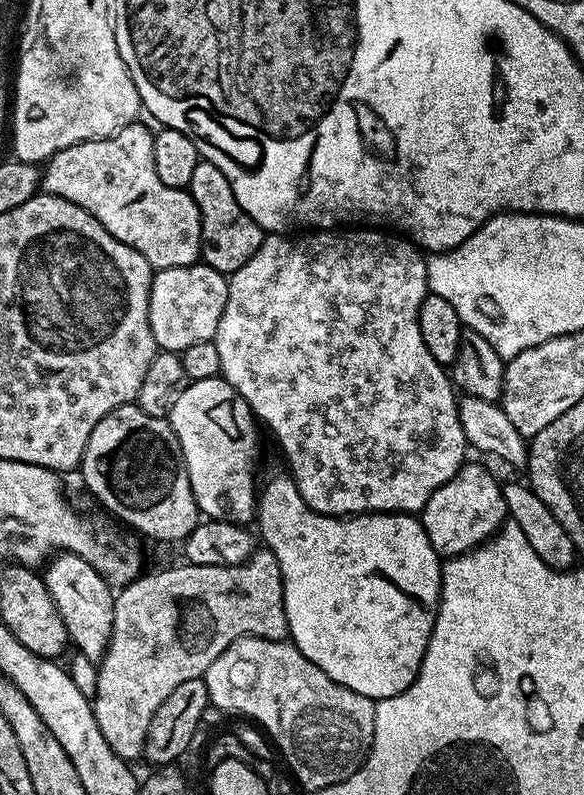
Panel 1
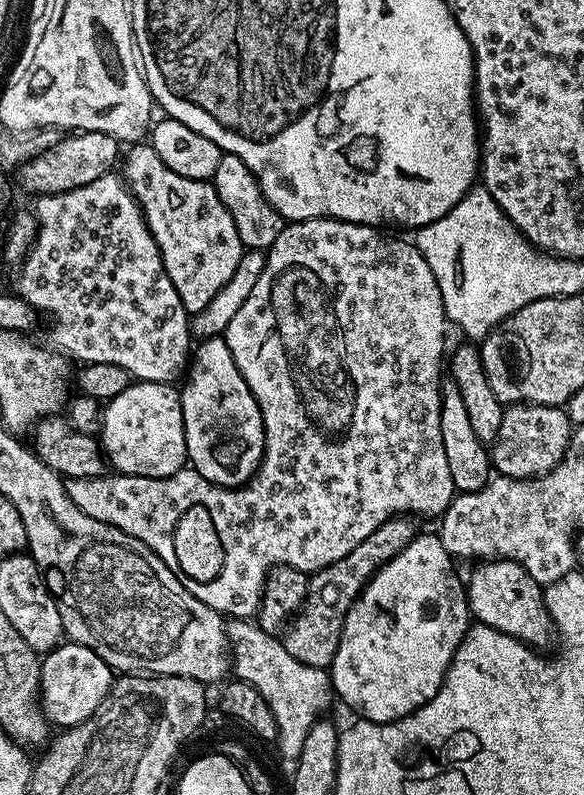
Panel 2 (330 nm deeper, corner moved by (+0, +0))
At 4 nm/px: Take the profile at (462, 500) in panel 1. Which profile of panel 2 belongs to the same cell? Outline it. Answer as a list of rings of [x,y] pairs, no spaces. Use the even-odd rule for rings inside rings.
[[[490,560],[473,568],[472,577],[466,580],[469,613],[479,623],[502,630],[502,634],[510,634],[533,649],[548,650],[544,648],[551,646],[558,633],[544,605],[544,588],[537,580],[530,578],[517,560]]]

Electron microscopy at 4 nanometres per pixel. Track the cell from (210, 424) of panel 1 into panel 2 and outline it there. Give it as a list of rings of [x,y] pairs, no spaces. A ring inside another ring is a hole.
[[[129,383],[122,394],[107,401],[102,408],[102,419],[98,439],[107,463],[112,464],[122,476],[145,476],[146,478],[167,478],[185,467],[188,458],[186,434],[182,422],[182,402],[179,391],[172,384]]]

